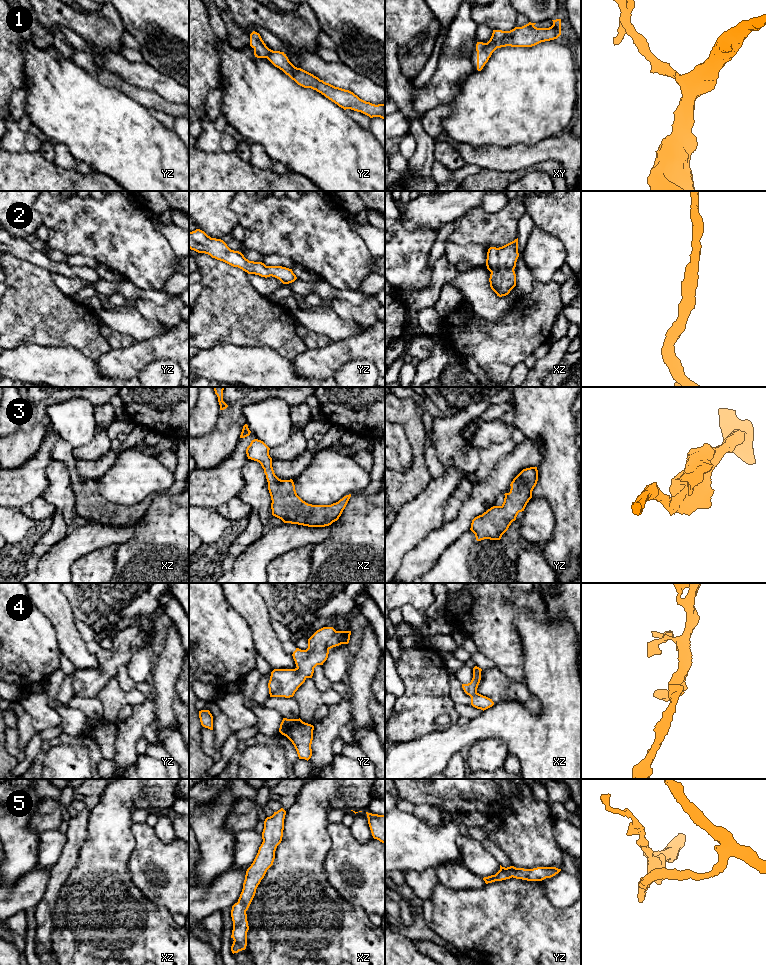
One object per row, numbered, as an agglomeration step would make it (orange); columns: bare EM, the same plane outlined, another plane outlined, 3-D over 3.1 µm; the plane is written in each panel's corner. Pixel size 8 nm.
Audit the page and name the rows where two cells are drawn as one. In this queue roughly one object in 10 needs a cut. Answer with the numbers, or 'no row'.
no row

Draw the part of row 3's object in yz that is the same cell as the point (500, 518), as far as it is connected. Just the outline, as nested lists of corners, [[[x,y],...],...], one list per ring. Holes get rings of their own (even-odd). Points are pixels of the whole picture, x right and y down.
[[[537,467],[523,469],[511,482],[510,492],[504,494],[501,506],[493,506],[472,520],[470,530],[476,540],[500,540],[518,513],[524,511],[537,481]]]

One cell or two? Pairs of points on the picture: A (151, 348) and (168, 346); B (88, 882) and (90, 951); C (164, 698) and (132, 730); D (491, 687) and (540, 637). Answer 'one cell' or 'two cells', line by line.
A: one cell
B: one cell
C: two cells
D: two cells

